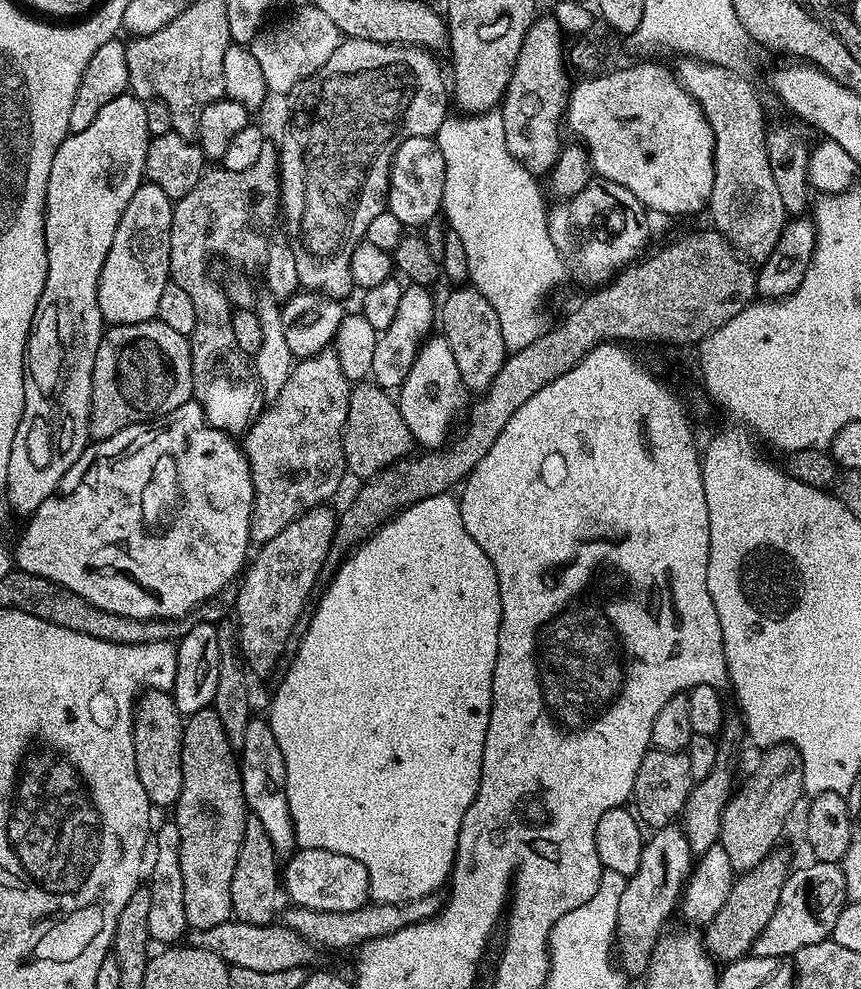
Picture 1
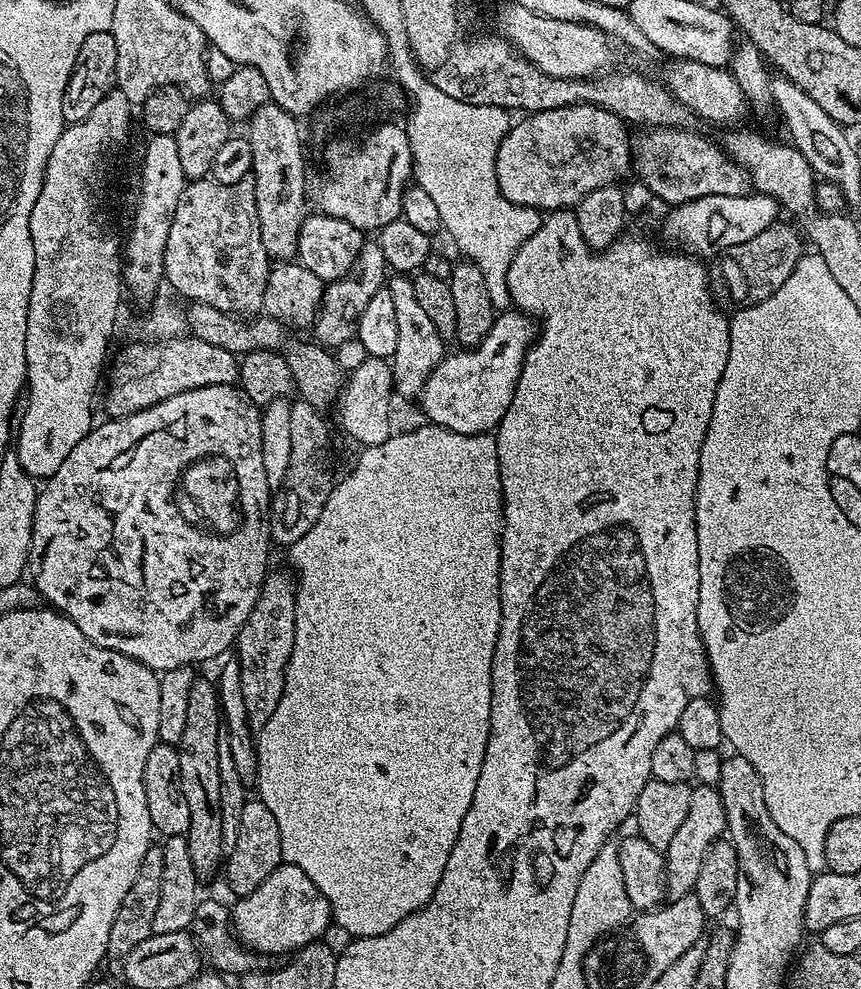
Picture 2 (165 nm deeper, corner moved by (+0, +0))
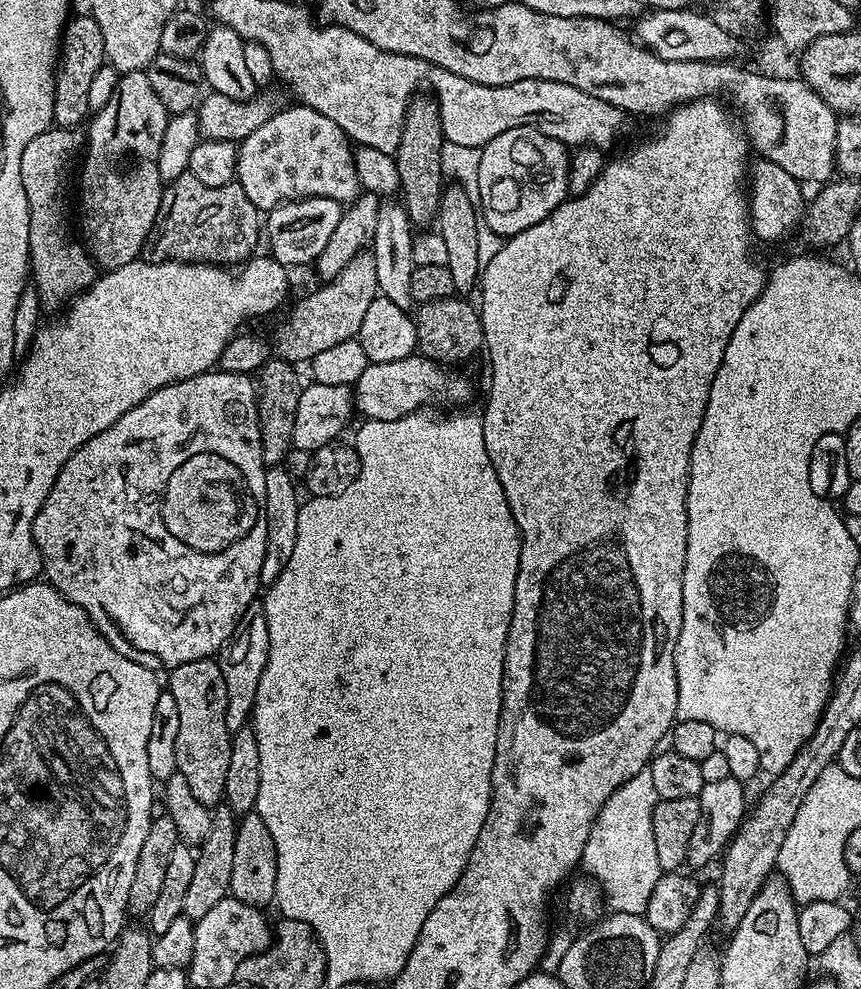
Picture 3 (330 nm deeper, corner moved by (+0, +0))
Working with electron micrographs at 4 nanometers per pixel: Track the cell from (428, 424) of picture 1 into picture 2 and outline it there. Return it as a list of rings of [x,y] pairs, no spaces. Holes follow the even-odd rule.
[[[392,274],[387,277],[386,287],[390,290],[390,298],[394,302],[394,310],[398,317],[398,350],[390,357],[392,366],[394,392],[397,397],[419,397],[424,384],[430,378],[434,366],[446,355],[446,342],[438,334],[434,322],[425,314],[414,294],[412,280],[404,274]]]

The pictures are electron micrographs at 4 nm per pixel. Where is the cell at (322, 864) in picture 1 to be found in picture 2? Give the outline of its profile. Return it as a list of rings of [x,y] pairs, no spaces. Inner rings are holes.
[[[282,862],[270,874],[270,878],[258,886],[258,890],[239,897],[235,902],[237,904],[233,903],[230,911],[232,926],[240,943],[268,958],[279,952],[291,953],[319,941],[323,937],[320,935],[334,924],[328,899],[293,864]]]

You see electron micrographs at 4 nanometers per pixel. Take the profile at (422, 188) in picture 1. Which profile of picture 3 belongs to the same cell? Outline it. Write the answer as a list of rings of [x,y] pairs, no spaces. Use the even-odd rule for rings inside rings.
[[[293,103],[293,108],[281,107],[254,134],[250,134],[238,144],[238,166],[236,180],[246,190],[246,196],[261,213],[267,214],[282,202],[305,200],[306,198],[334,198],[340,205],[361,195],[362,187],[356,169],[354,144],[349,136],[338,126],[338,122],[330,122],[326,114],[318,114],[318,110],[307,108],[305,104]]]

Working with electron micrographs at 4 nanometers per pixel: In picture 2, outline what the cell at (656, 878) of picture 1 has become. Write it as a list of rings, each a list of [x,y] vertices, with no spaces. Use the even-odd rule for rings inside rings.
[[[696,784],[690,794],[690,810],[682,826],[678,826],[674,838],[670,838],[668,850],[664,853],[666,870],[666,896],[669,901],[689,895],[698,882],[698,869],[702,867],[702,858],[710,850],[715,840],[725,835],[728,823],[720,788],[710,784]]]

